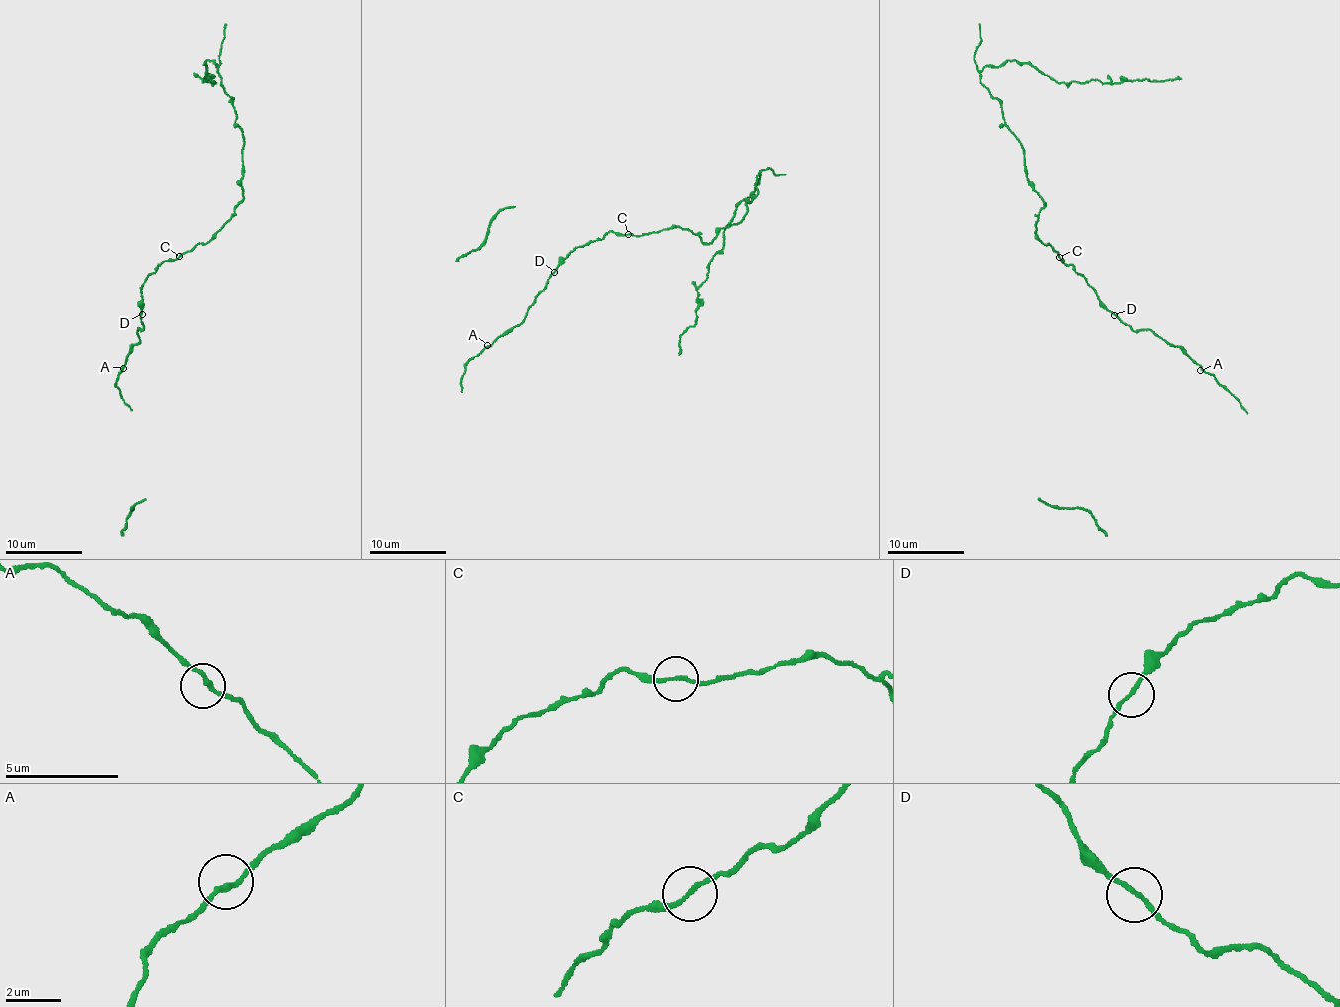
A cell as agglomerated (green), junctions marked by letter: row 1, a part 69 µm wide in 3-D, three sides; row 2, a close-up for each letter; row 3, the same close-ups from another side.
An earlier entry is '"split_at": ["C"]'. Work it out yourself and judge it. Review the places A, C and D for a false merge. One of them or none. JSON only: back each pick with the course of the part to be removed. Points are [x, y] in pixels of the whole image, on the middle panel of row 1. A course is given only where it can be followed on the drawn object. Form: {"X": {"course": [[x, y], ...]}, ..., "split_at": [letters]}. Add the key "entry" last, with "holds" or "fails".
{"C": {"course": [[628, 235], [681, 227], [711, 242], [721, 228], [741, 222], [759, 174], [724, 230], [678, 355]]}, "split_at": ["C"], "entry": "holds"}

